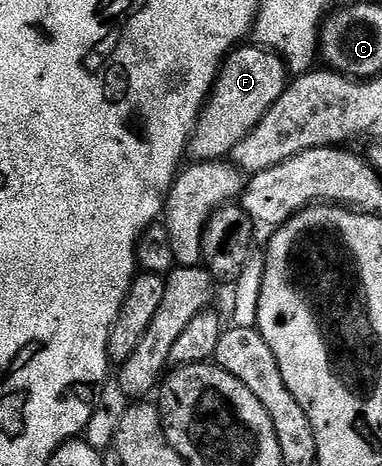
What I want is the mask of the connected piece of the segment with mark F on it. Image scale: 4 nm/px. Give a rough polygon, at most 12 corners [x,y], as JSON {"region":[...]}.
{"region":[[237,45],[188,144],[227,159],[289,85],[279,54]]}

